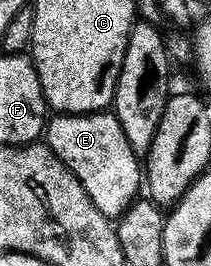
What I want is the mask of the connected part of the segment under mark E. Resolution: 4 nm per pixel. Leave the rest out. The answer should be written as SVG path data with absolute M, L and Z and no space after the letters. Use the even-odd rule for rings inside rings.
M112 111L88 112L78 116L57 114L45 125L44 143L79 178L83 190L95 202L99 214L110 218L120 218L134 200L138 199L143 188L143 168L137 160L138 153L133 151L119 118Z

